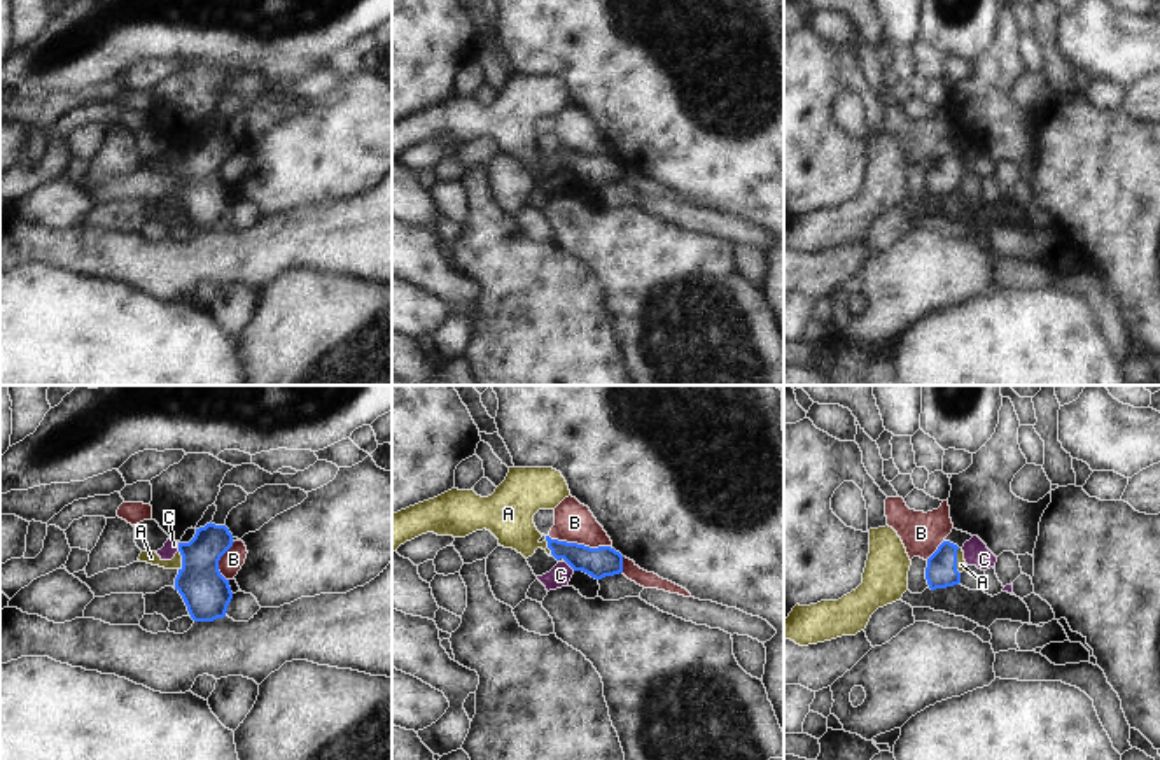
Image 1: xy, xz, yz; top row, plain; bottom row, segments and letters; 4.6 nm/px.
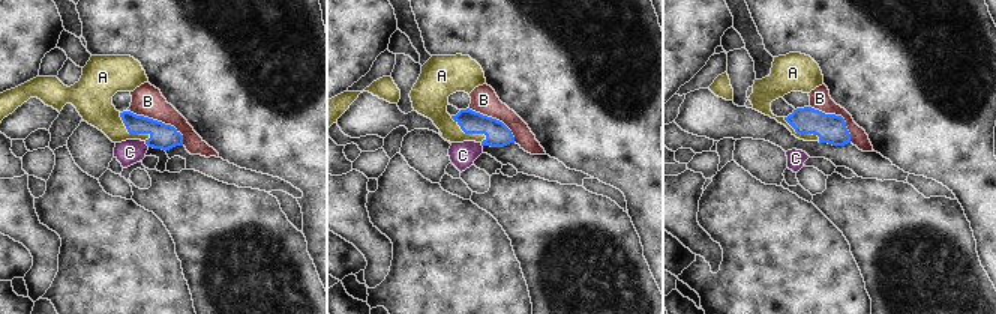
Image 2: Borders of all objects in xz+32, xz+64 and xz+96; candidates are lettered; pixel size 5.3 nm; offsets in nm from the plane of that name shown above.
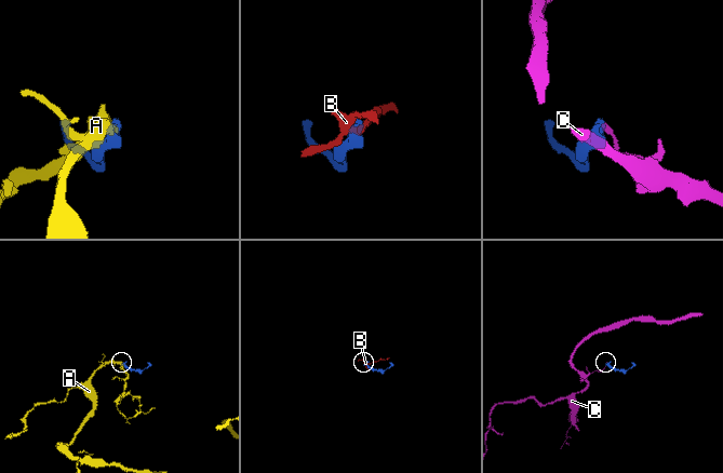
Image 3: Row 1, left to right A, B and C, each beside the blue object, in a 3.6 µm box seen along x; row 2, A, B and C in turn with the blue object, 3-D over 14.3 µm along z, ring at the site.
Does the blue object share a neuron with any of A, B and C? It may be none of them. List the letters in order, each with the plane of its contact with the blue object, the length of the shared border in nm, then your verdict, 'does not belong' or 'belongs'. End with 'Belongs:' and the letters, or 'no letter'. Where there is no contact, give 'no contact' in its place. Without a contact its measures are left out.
A: meets blue in xy; contact 100 nm long; belongs
B: meets blue in xz; contact 300 nm long; does not belong
C: meets blue in xz; contact 60 nm long; does not belong
Belongs: A

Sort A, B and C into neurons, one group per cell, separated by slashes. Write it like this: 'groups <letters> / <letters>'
groups A / B / C

